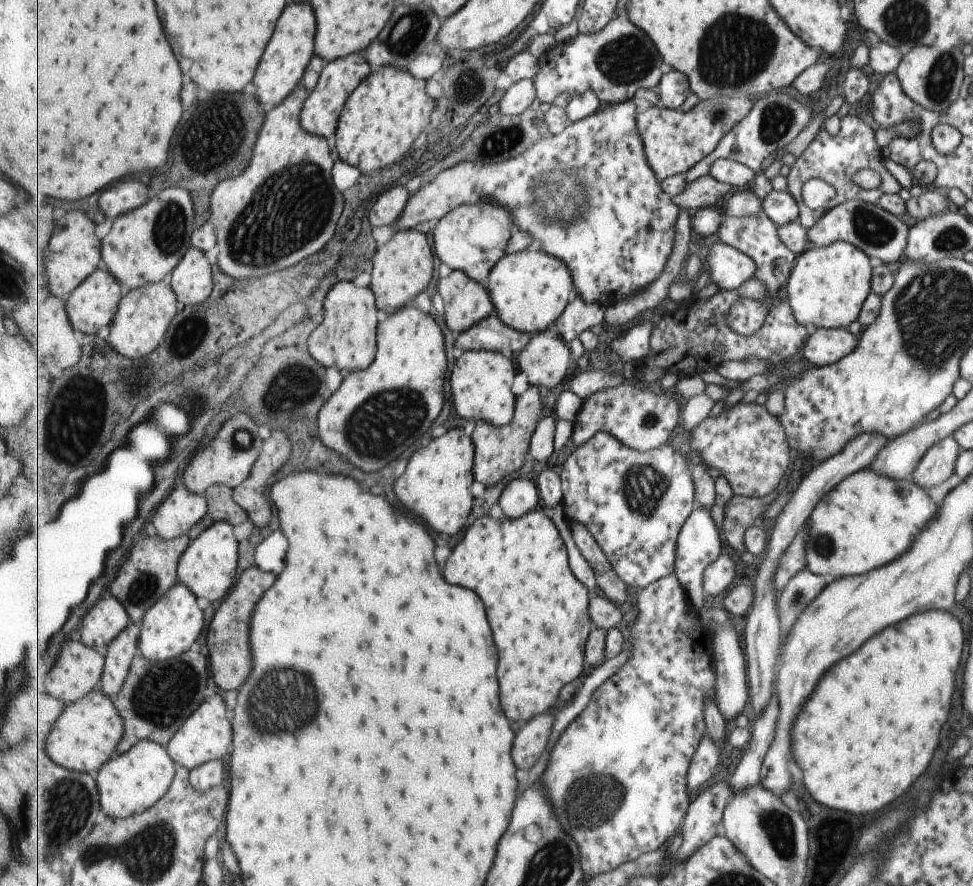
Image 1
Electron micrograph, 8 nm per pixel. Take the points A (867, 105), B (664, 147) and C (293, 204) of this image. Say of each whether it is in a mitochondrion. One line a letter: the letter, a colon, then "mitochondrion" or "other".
A: other
B: other
C: mitochondrion

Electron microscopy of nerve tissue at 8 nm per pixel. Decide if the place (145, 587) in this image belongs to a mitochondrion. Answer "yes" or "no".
yes

